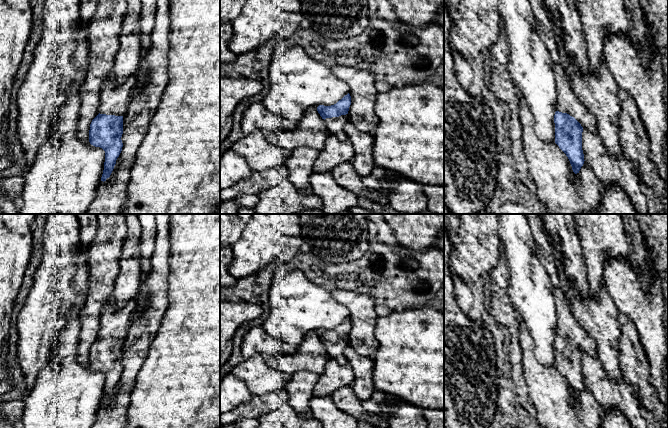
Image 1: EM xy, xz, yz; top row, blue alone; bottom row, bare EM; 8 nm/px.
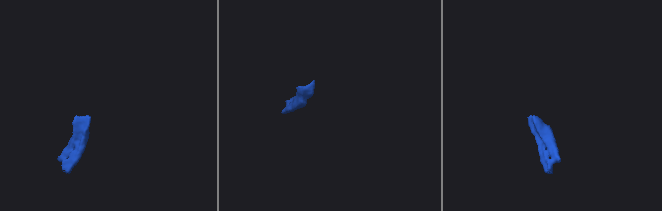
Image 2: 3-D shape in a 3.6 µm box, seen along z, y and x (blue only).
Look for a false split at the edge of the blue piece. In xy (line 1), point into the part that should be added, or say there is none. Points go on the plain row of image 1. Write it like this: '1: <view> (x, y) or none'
1: xy (114, 323)

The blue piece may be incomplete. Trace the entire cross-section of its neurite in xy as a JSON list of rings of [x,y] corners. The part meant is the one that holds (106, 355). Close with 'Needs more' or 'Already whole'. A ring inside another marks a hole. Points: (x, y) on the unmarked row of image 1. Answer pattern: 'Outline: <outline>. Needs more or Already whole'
Outline: [[[137,298],[129,300],[124,307],[117,309],[113,300],[107,301],[100,317],[99,338],[92,344],[89,354],[89,366],[95,371],[100,371],[105,375],[104,394],[101,405],[106,405],[110,401],[116,384],[119,381],[123,367],[121,364],[123,358],[123,341],[127,336],[131,320],[137,306]]]. Needs more

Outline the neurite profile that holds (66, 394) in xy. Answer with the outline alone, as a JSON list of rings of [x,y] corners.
[[[81,307],[68,311],[66,326],[61,330],[52,360],[37,374],[25,407],[19,428],[91,428],[104,394],[105,375],[89,365],[83,366],[77,357],[81,330]]]

